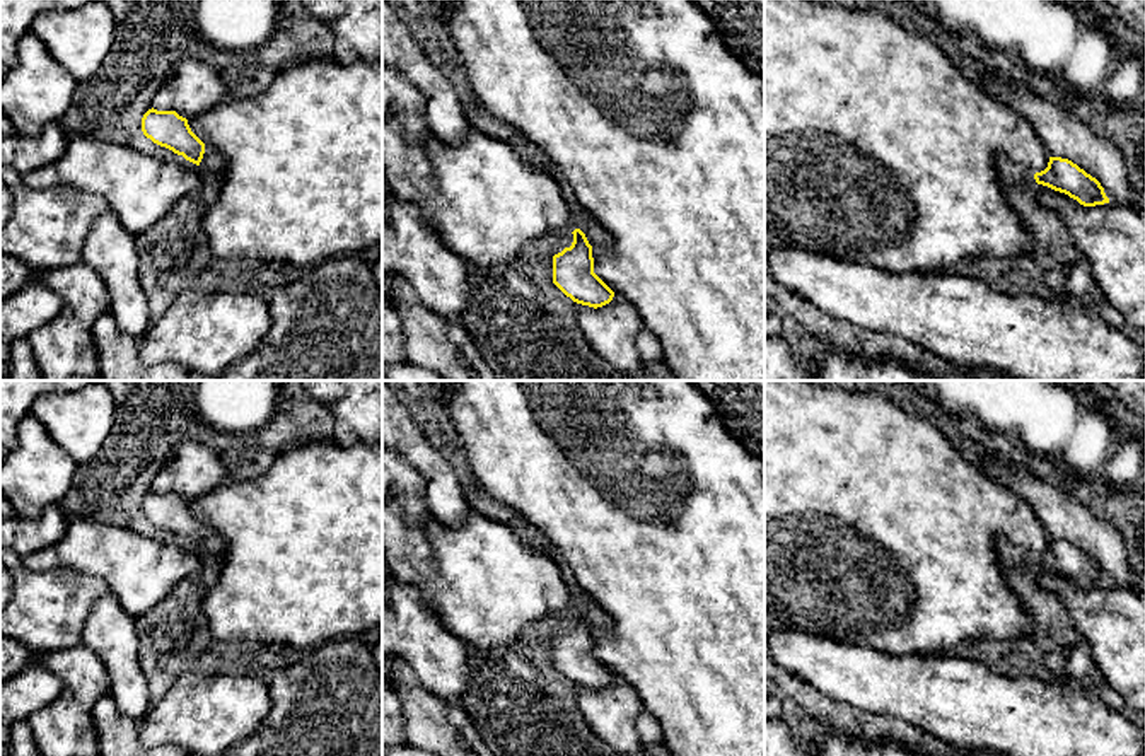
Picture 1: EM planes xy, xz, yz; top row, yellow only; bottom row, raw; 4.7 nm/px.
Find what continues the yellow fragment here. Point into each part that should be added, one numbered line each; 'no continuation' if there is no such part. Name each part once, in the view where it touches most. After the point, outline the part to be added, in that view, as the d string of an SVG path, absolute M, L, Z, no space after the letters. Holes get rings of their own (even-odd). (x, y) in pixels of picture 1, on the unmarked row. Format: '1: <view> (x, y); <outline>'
1: xy (214, 543); M205 527L205 536L200 544L200 550L203 550L203 551L217 556L220 561L224 561L225 539L218 532Z

